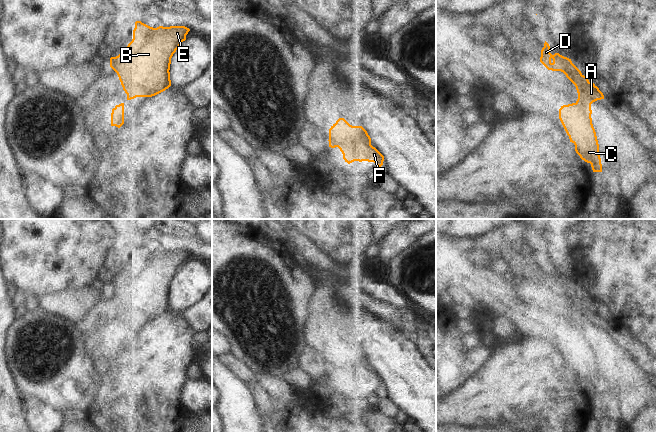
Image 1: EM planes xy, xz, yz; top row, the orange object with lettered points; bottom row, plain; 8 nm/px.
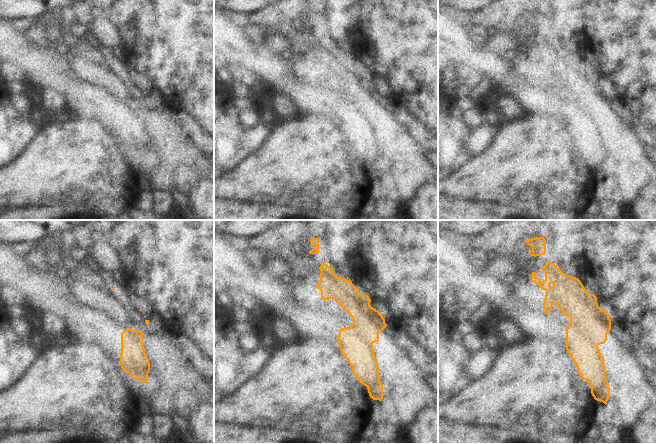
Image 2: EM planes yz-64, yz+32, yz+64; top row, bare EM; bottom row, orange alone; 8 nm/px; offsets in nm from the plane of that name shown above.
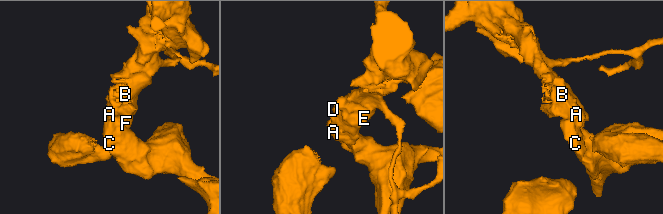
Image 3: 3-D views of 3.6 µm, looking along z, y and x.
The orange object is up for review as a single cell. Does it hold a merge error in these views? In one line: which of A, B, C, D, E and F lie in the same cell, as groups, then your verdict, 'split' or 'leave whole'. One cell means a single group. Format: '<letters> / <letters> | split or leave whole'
A B D E F / C | split

